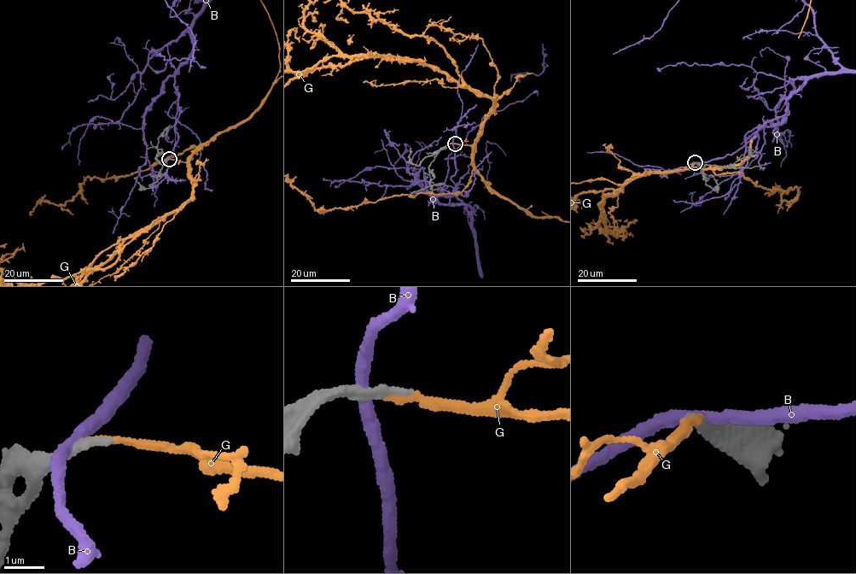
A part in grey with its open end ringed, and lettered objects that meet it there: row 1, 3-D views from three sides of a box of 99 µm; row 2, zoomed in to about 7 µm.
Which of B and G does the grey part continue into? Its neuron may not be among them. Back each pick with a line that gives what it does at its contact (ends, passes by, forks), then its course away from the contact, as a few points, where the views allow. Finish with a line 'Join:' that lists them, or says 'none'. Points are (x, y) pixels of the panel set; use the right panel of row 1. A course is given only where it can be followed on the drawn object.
G: it ends
Join: G

